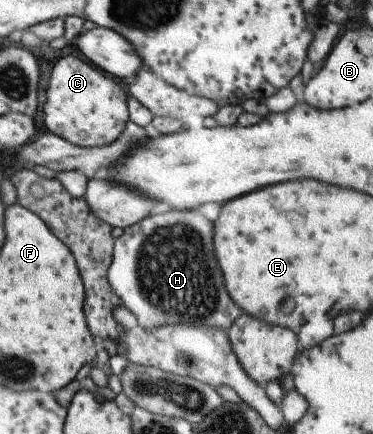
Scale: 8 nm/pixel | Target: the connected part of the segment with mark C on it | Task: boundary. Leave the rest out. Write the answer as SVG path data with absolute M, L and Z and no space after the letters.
M75 55L57 59L52 67L43 103L43 125L72 144L104 146L118 138L128 119L128 95L118 79Z

